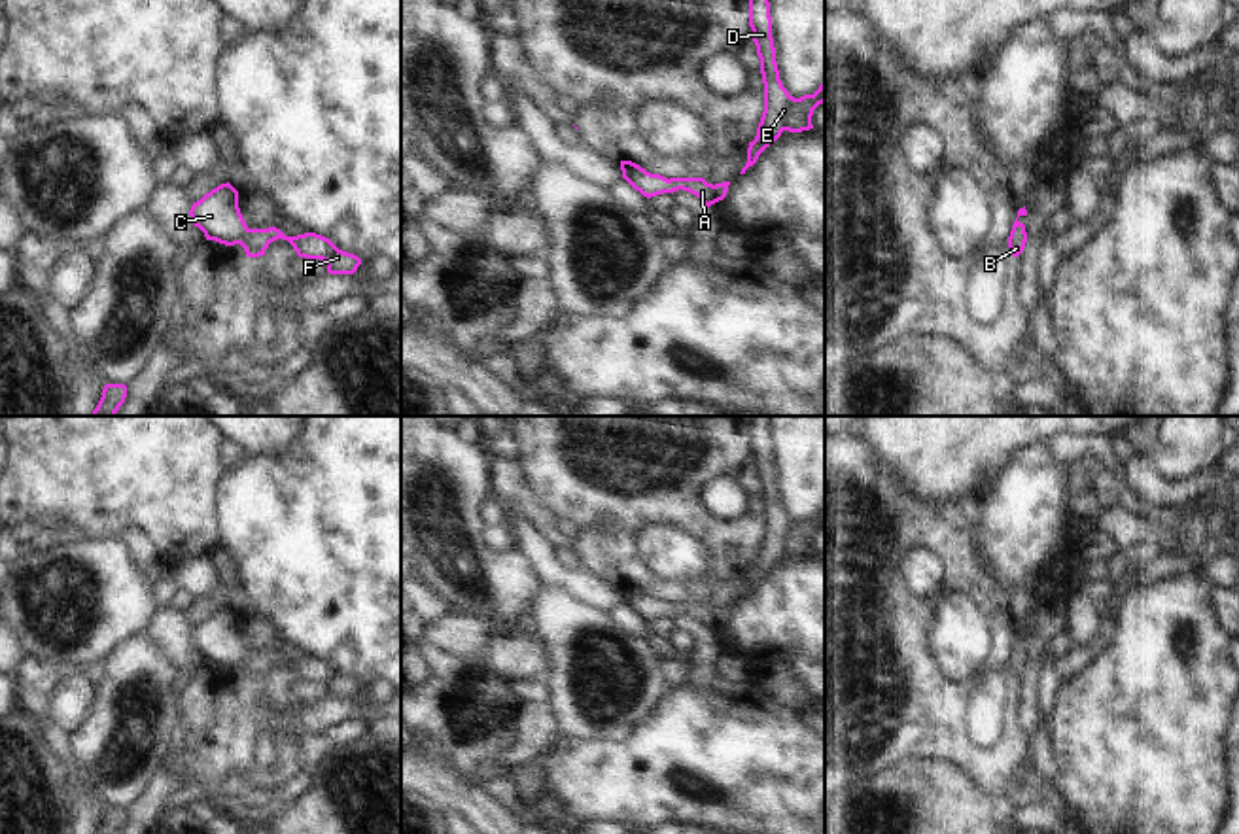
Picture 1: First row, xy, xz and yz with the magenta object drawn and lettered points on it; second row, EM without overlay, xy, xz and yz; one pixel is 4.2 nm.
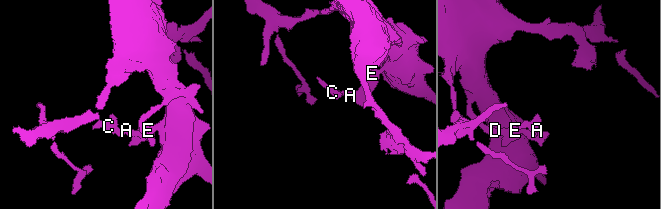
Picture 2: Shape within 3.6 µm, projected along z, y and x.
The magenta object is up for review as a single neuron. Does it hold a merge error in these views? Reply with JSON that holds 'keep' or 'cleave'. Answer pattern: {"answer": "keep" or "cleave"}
{"answer": "keep"}

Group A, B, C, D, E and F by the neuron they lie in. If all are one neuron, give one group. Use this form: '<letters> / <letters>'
A B C D E F

